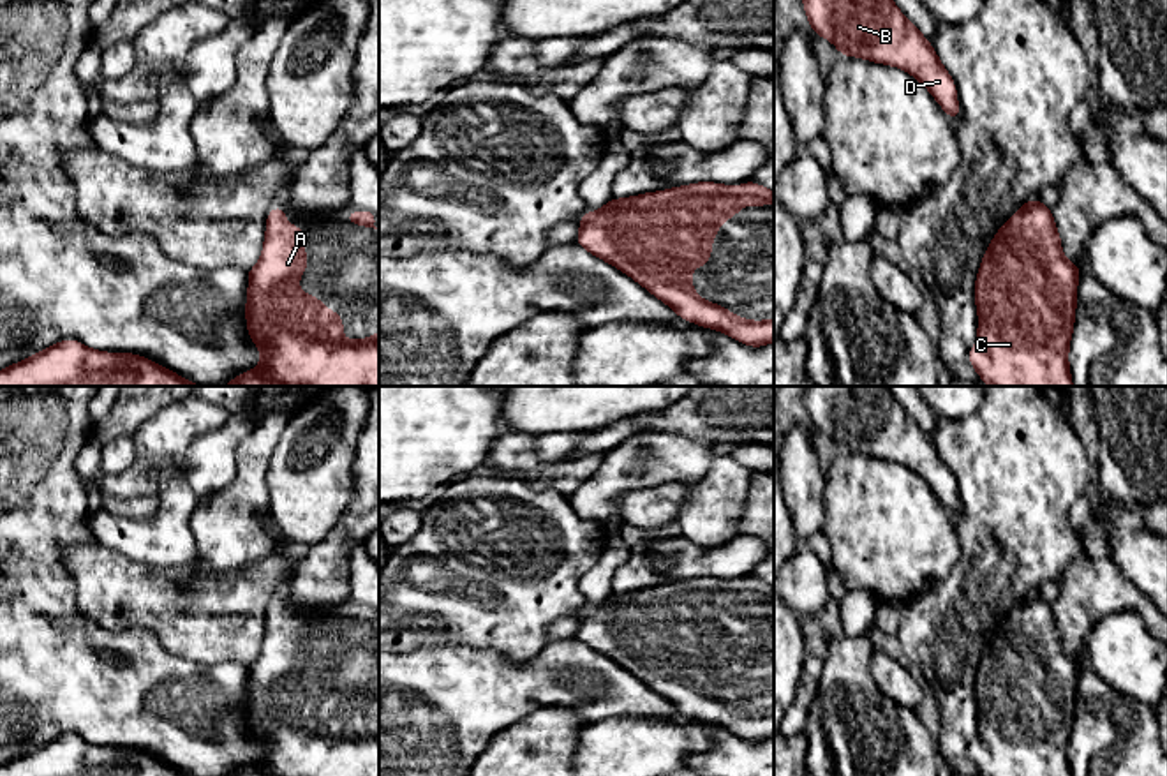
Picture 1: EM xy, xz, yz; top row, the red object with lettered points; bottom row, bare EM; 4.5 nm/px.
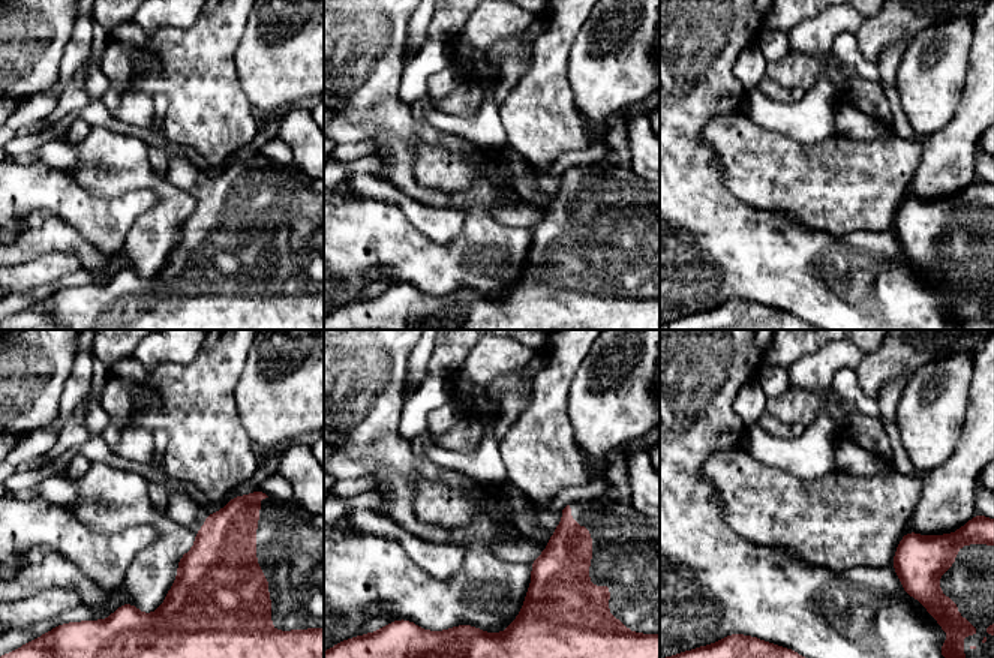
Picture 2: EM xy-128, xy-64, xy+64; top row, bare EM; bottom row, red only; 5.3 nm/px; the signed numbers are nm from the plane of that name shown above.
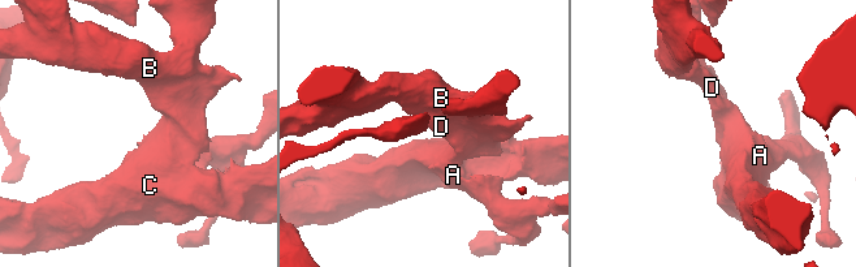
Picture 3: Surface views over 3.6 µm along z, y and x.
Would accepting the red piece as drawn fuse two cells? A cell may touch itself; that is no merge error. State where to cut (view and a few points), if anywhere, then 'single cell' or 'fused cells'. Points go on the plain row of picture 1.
no cut; single cell

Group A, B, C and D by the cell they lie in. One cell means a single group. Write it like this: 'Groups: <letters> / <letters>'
Groups: A B C D

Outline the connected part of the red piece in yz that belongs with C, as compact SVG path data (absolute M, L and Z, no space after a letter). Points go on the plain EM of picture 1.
M1038 593L1026 596L991 635L975 674L977 739L968 757L982 776L1072 776L1068 742L1074 728L1077 677L1084 663L1068 658L1061 633Z

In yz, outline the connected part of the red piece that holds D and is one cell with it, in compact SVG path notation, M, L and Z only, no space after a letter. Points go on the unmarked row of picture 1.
M804 386L802 400L814 430L829 434L843 451L859 451L906 466L931 487L950 515L959 515L952 471L941 460L933 439L885 386Z

